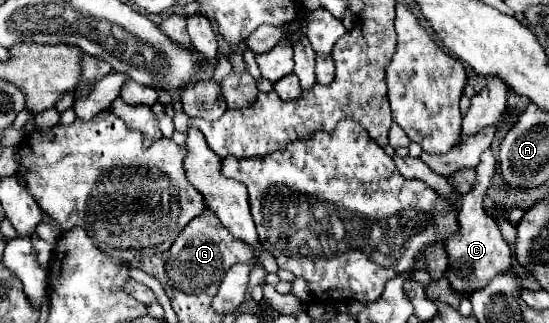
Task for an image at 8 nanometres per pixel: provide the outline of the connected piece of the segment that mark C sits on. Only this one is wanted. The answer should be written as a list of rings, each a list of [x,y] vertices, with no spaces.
[[[490,149],[484,151],[484,155],[481,155],[480,162],[475,167],[478,184],[474,187],[474,191],[462,195],[460,213],[458,213],[458,231],[450,235],[450,239],[446,241],[446,253],[448,253],[446,279],[450,281],[450,287],[460,293],[468,293],[468,291],[472,293],[476,289],[482,289],[494,279],[496,273],[510,269],[512,249],[502,239],[496,221],[490,215],[486,215],[482,207],[482,197],[485,196],[497,167],[498,160],[494,153]]]

